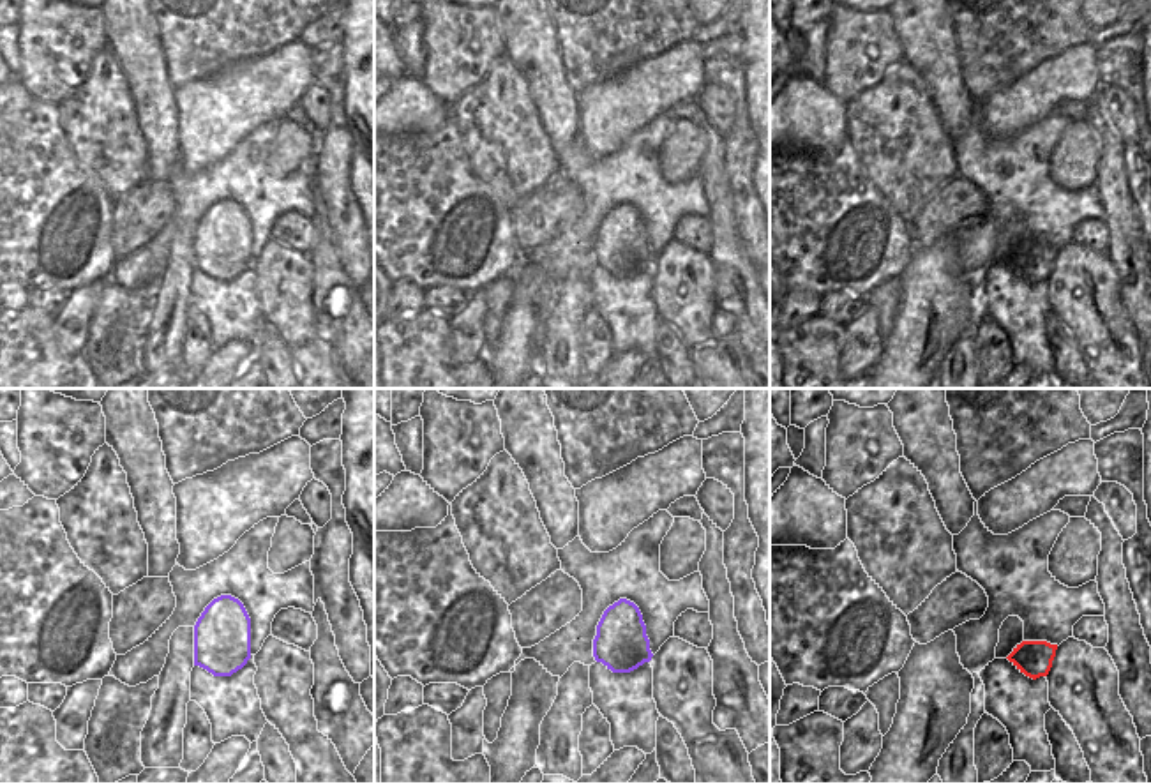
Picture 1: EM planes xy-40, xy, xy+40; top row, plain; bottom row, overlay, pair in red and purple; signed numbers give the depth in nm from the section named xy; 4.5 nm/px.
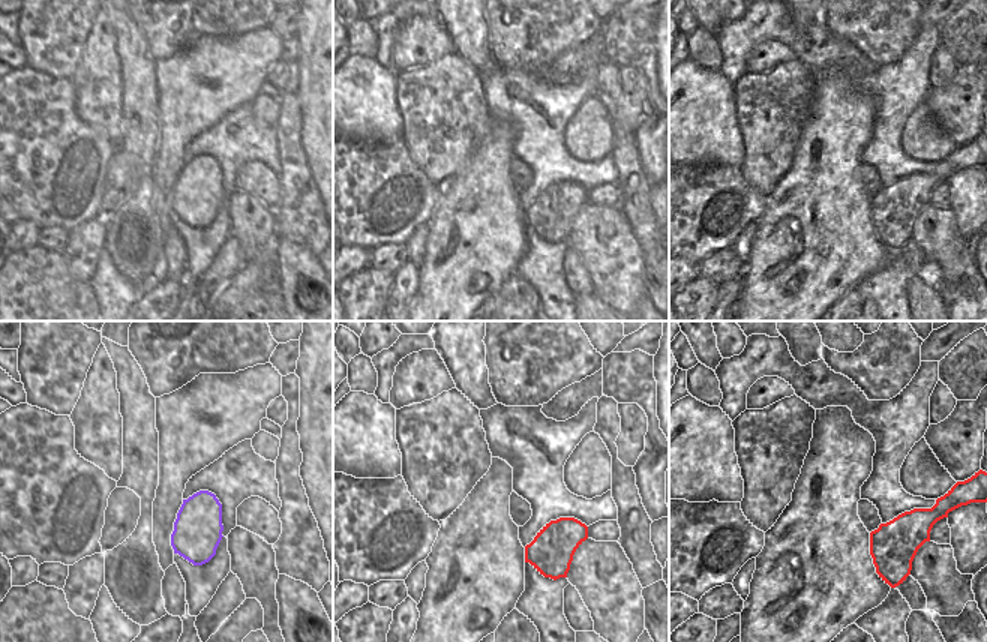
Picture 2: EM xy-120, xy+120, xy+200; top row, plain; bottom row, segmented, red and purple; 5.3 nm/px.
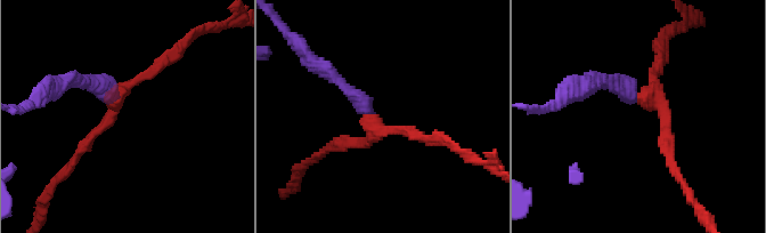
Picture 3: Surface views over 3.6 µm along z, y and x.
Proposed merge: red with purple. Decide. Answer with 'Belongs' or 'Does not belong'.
Does not belong.

